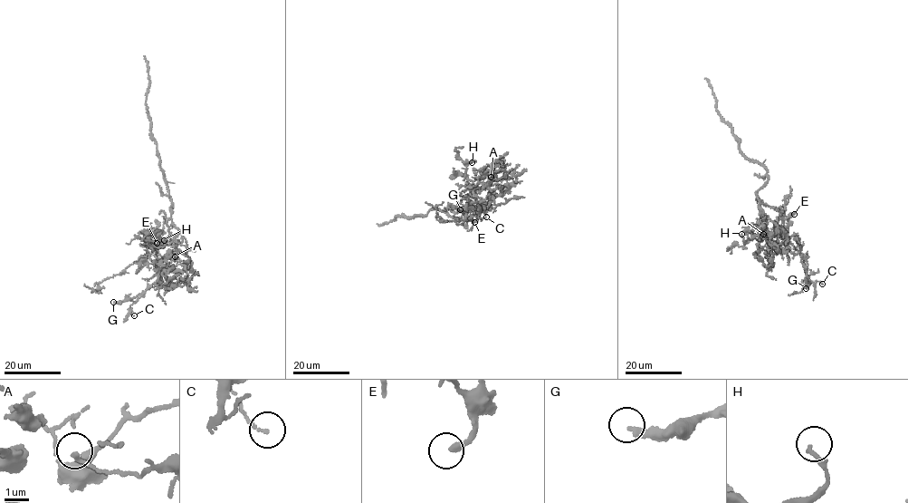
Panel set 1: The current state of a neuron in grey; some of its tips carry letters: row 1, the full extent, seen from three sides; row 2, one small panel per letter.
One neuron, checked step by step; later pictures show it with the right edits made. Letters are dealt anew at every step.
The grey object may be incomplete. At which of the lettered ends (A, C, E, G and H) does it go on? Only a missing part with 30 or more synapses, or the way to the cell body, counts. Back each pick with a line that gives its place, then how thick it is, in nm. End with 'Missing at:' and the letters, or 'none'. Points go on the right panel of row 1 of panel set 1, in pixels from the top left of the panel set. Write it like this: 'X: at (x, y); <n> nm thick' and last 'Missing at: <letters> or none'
E: at (794, 214); 260 nm thick
Missing at: E

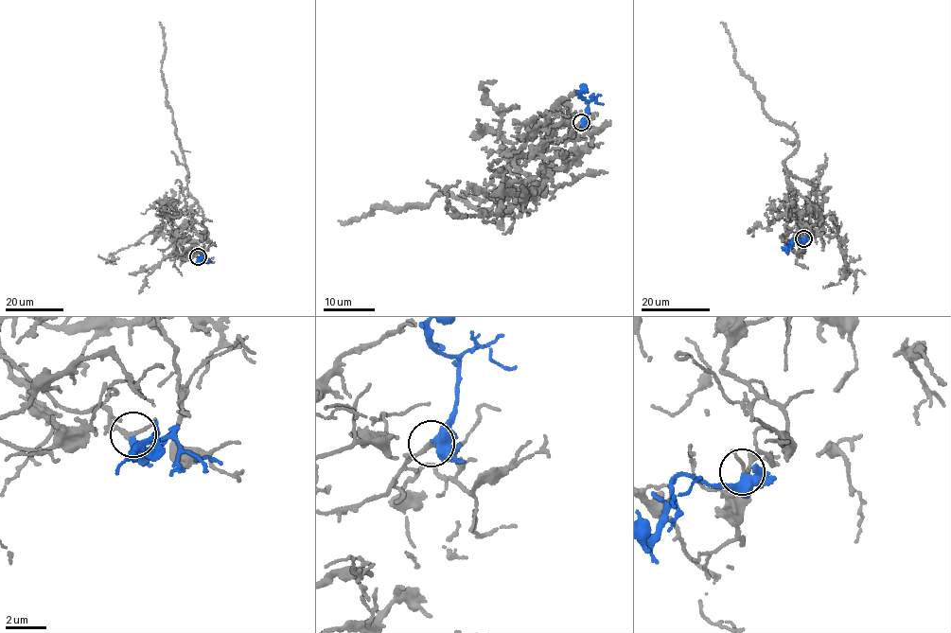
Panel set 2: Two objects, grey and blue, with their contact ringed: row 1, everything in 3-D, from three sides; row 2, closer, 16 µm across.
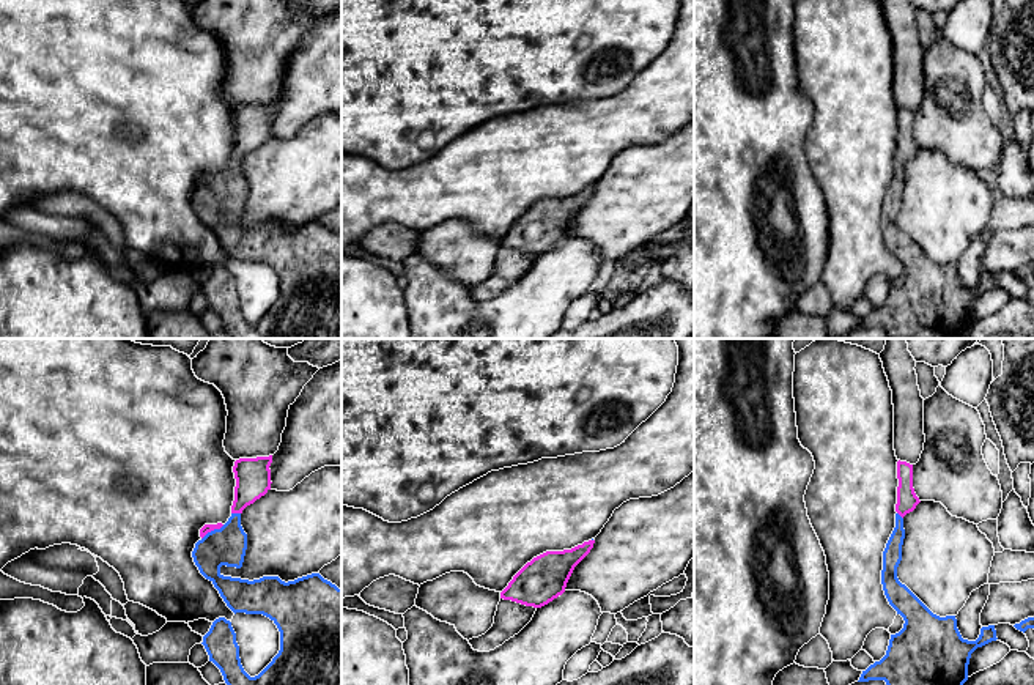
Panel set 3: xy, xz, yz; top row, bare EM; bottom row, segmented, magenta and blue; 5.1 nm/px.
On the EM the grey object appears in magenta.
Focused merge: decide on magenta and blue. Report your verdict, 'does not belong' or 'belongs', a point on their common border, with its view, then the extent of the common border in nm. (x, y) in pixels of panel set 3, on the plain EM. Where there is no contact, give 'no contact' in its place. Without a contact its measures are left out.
belongs; contact xy (213, 177); length 140 nm

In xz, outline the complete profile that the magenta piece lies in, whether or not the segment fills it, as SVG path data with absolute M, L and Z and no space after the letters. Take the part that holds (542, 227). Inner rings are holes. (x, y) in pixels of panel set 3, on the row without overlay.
M595 187L571 197L546 198L527 209L500 239L500 246L541 255L565 239L574 214L590 200Z

